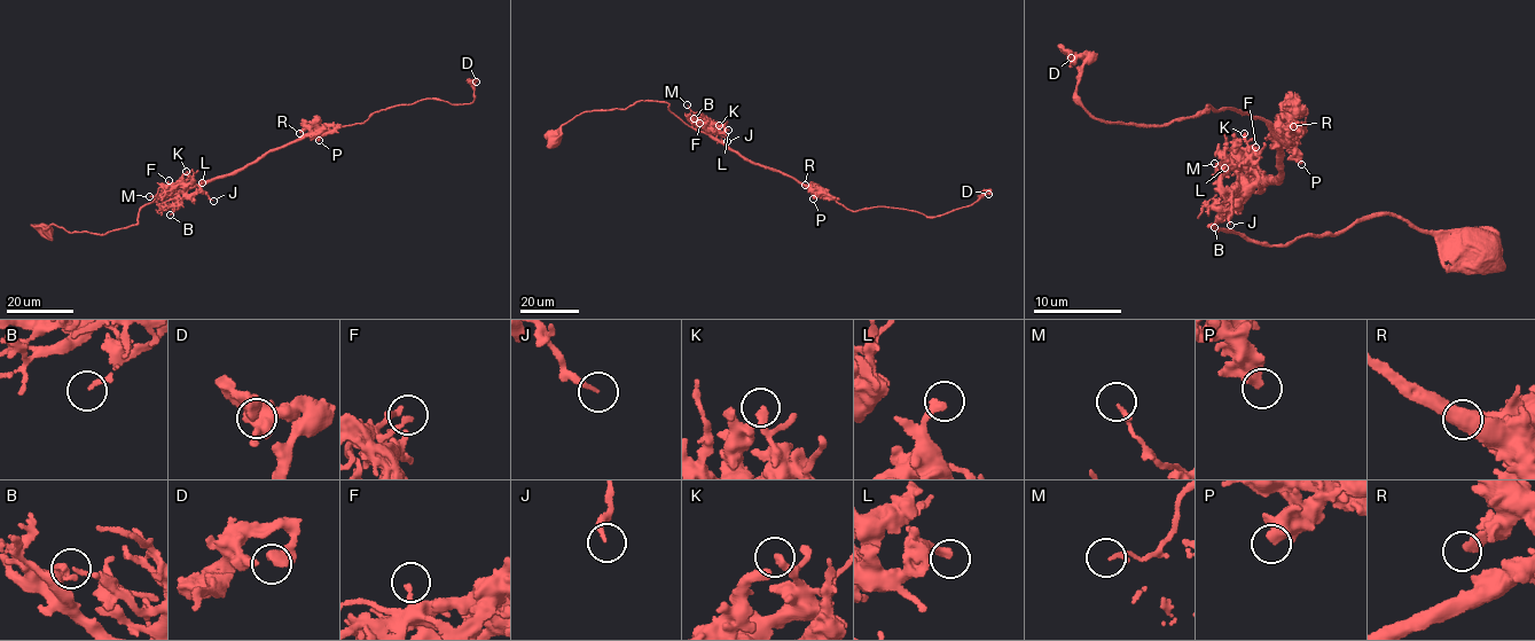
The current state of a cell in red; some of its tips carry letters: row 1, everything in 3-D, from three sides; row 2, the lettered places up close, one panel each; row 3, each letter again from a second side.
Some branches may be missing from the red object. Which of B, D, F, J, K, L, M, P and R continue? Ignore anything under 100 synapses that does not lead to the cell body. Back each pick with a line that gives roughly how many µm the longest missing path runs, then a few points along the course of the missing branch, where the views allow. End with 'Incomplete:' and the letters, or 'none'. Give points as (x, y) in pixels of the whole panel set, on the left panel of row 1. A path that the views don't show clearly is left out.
Incomplete: none

